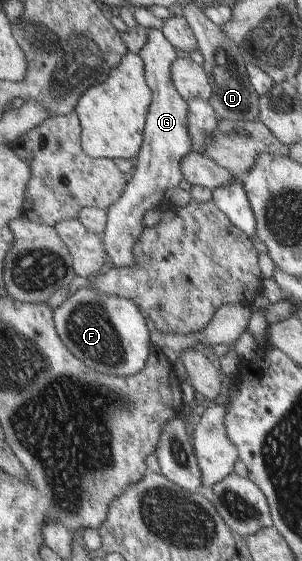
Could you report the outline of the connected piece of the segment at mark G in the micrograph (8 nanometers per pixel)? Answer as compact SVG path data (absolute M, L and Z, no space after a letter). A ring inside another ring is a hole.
M149 27L147 28L146 35L147 40L140 48L138 55L141 56L141 60L143 60L144 79L149 90L151 90L151 106L148 106L148 111L146 112L146 121L142 132L142 145L139 149L139 154L137 154L137 163L132 172L131 179L128 182L128 186L125 187L124 194L120 196L120 199L115 204L112 204L111 208L105 210L106 227L103 234L101 234L104 251L107 253L108 266L123 268L127 268L137 262L137 257L136 260L133 261L132 246L138 241L142 233L143 227L141 225L141 219L143 214L145 214L147 210L156 208L163 202L164 191L166 189L177 187L182 176L178 167L180 158L183 158L183 155L193 150L190 133L188 133L187 130L188 116L186 102L180 97L178 89L175 88L170 81L169 69L170 64L176 59L175 49L158 29Z

